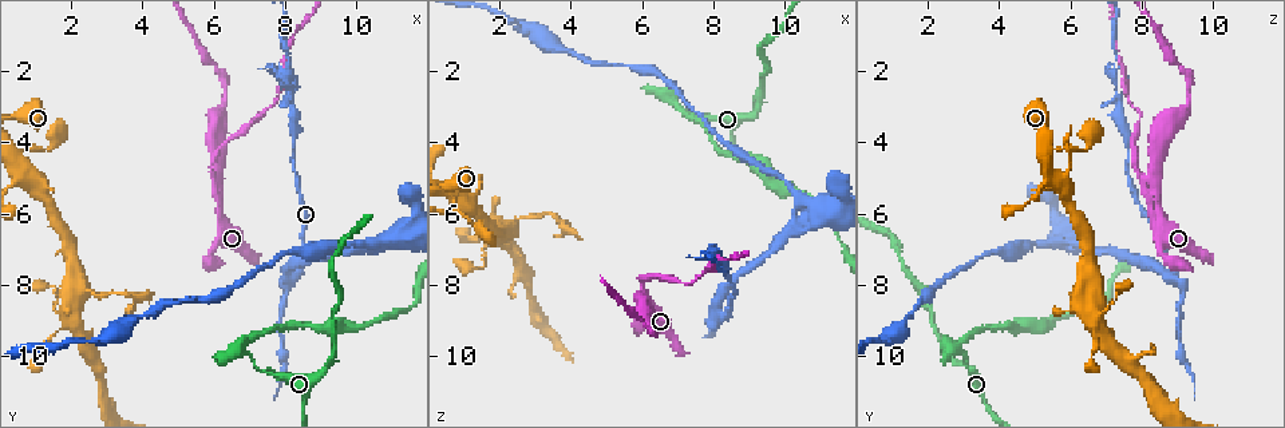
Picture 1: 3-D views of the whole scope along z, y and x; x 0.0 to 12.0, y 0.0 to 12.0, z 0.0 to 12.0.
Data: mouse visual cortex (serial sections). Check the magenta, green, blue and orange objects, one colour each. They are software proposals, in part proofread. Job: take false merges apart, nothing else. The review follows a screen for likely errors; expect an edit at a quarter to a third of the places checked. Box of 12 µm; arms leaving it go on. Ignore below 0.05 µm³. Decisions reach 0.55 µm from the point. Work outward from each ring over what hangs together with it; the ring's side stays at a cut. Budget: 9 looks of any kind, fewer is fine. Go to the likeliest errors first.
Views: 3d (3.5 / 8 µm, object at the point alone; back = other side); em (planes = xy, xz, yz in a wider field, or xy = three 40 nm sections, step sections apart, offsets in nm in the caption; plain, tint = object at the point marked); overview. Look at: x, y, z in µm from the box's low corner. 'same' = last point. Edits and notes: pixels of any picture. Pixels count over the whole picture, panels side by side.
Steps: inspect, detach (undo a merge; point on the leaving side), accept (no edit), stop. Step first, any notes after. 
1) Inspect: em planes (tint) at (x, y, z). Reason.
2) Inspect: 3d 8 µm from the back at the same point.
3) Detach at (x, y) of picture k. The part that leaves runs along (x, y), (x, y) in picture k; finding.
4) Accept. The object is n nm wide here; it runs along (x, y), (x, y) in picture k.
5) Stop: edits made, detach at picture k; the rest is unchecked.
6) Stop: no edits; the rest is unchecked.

Inspect: 3d 3.5 µm at (6.8, 9.8, 3.0). A fork.

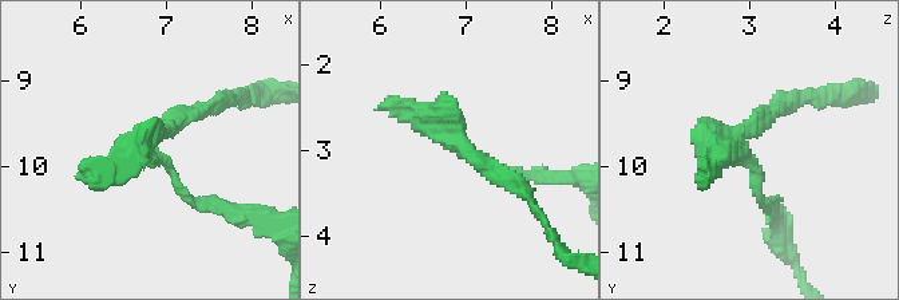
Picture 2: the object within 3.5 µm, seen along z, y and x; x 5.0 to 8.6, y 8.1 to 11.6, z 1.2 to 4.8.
Inspect: em xy step 5 (tint) at (6.80, 9.75, 2.90).

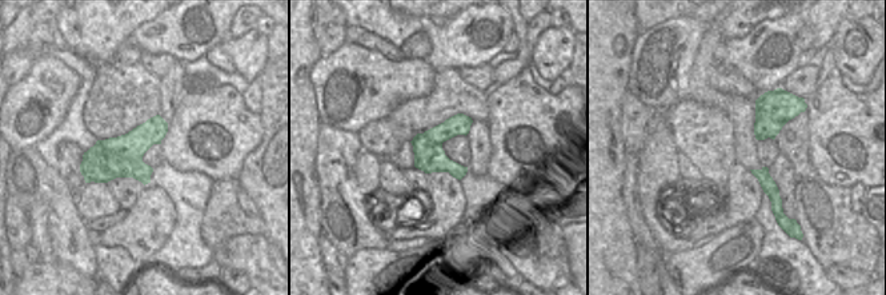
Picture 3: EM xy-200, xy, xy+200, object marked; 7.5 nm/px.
Detach at (191, 115) of picture 2. The part that leaves runs along (149, 138), (177, 118), (244, 98) in picture 2; a second cell is stuck on.

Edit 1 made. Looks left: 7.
Inspect: 3d 8 µm from the back at (6.1, 5.3, 8.4). Thick turns thin.

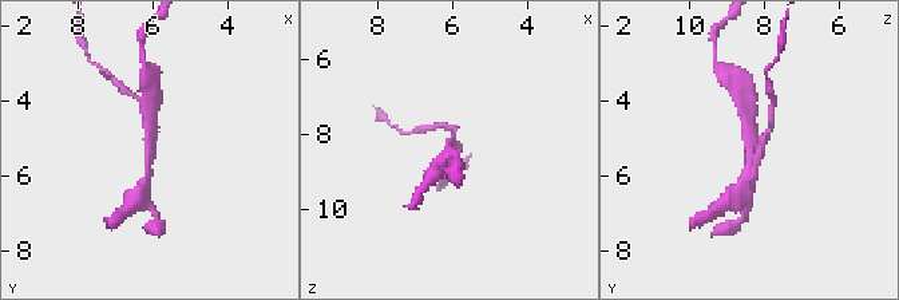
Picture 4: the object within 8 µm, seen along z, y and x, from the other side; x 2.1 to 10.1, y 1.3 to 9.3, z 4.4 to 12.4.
Inspect: 3d 3.5 µm at (6.1, 5.2, 8.4).

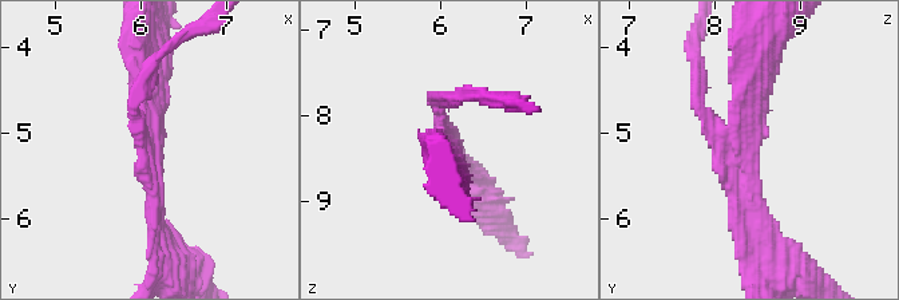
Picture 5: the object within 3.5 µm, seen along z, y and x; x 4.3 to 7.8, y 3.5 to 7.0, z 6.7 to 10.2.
Inspect: em xy step 1 (tint) at (6.15, 5.25, 8.30). 3 arms meet here; the arms are 150, 200, 250 nm wide; now the EM.

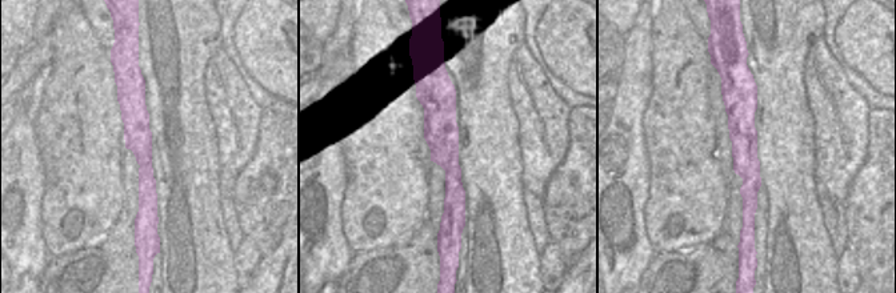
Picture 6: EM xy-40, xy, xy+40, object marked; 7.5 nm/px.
Detach at (701, 83) of picture 5. The part that leaves runs along (727, 134), (698, 105), (696, 35) in picture 5; two cells meet here.

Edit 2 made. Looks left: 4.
Inspect: overview.

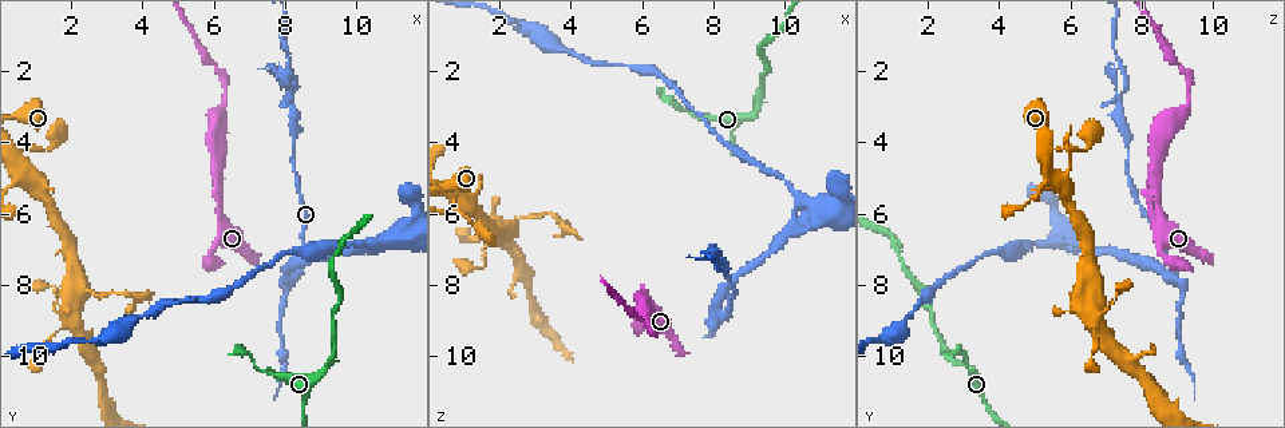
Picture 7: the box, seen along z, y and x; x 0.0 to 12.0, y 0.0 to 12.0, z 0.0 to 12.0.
Inspect: 3d 3.5 µm from the back at (8.2, 7.6, 8.8). Branch point.

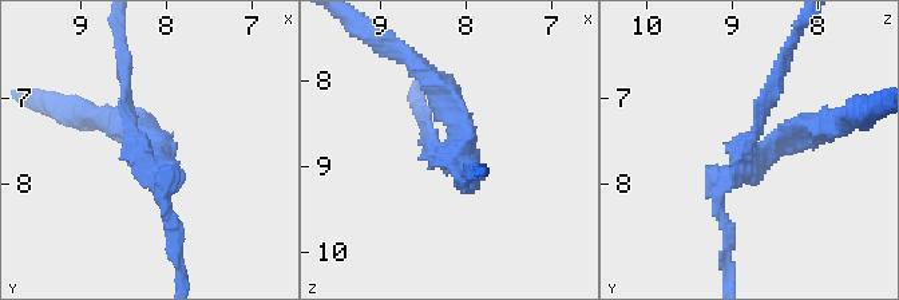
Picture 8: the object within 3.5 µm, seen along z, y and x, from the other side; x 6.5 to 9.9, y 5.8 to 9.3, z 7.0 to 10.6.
Inspect: em xy step 5 (tint) at (8.30, 7.60, 8.85). 3 arms meet here; the arms are 150, 200, 250 nm wide.

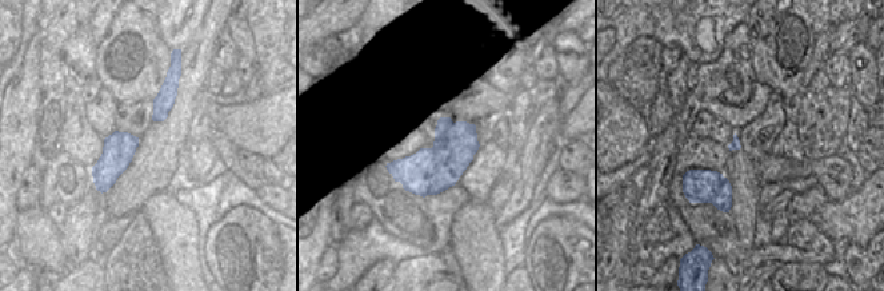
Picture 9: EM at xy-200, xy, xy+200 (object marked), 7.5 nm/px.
Detach at (439, 94) of picture 8. A border runs along (448, 132), (444, 155), (456, 180) in picture 9; two cells meet here.

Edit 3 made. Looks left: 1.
Stop: edits made, detach at picture 2, detach at picture 5, detach at picture 8; the rest is unchecked.

